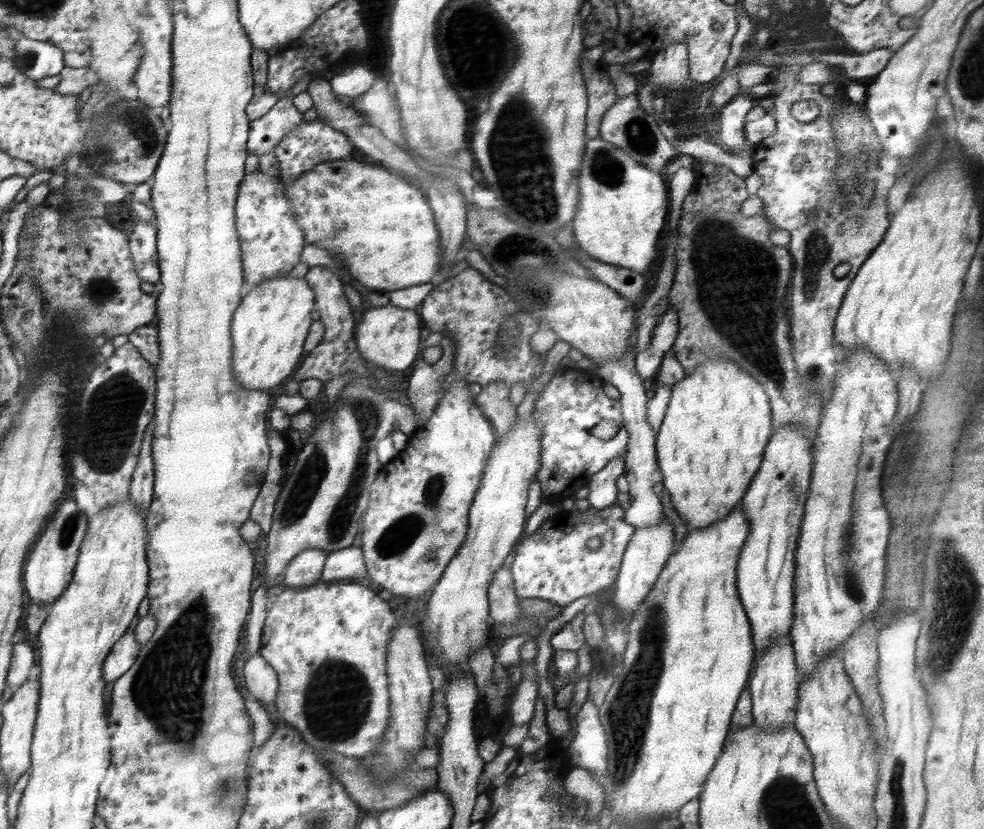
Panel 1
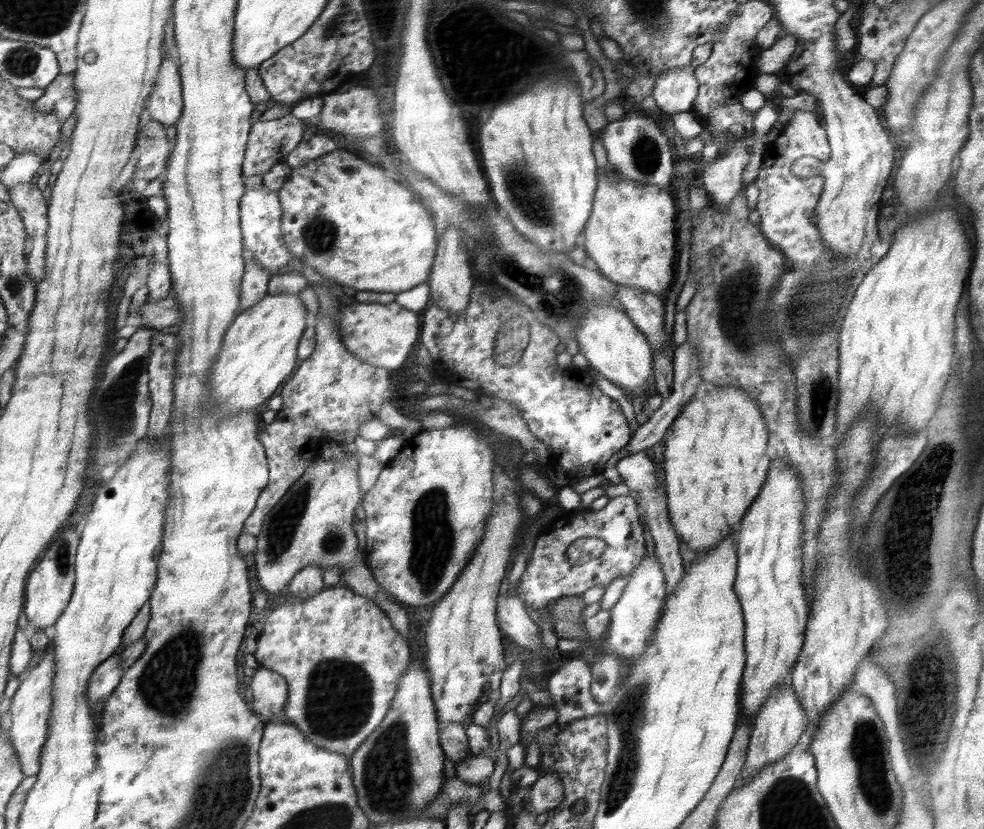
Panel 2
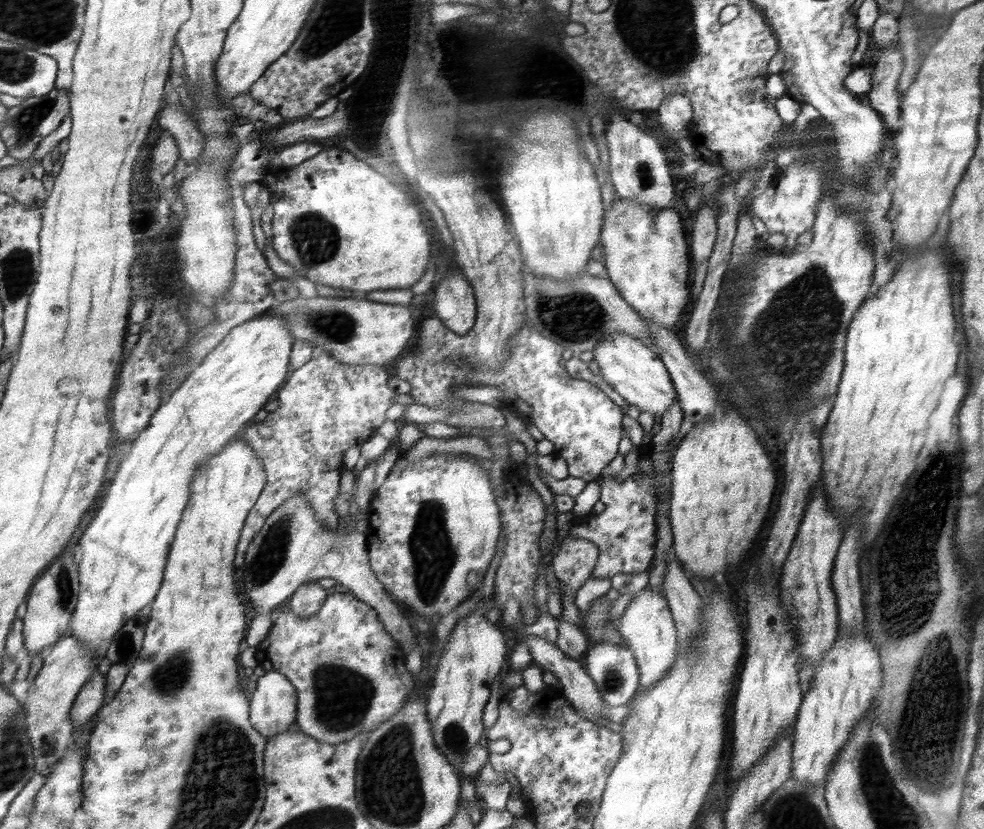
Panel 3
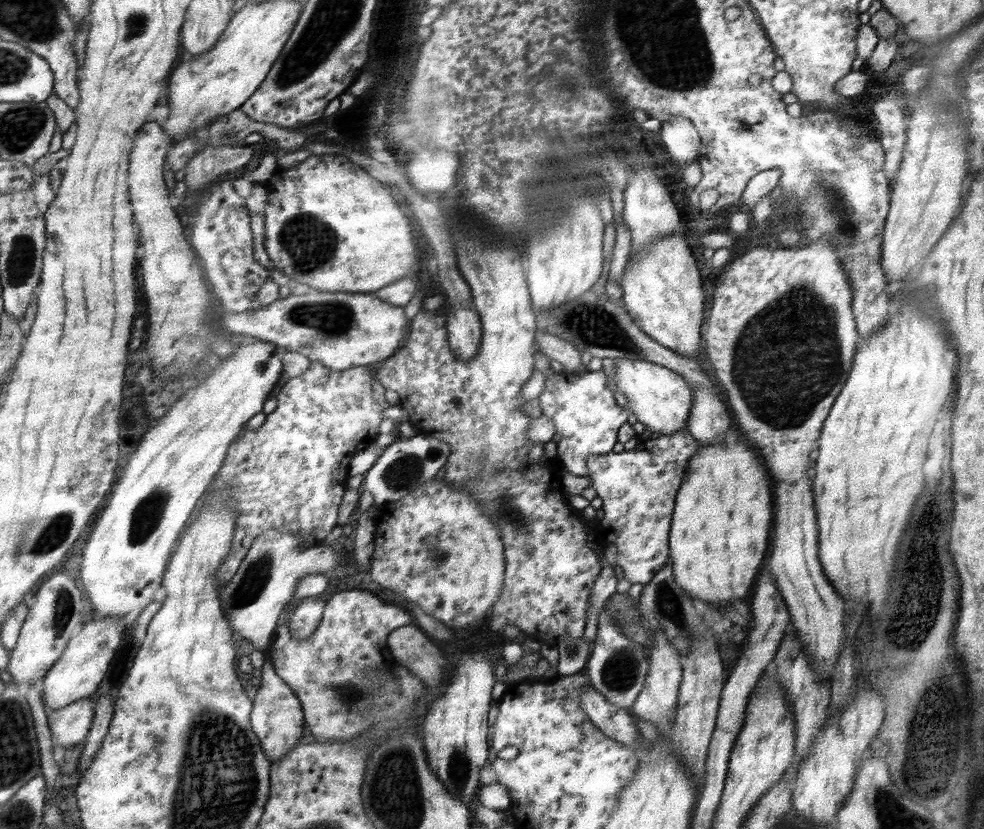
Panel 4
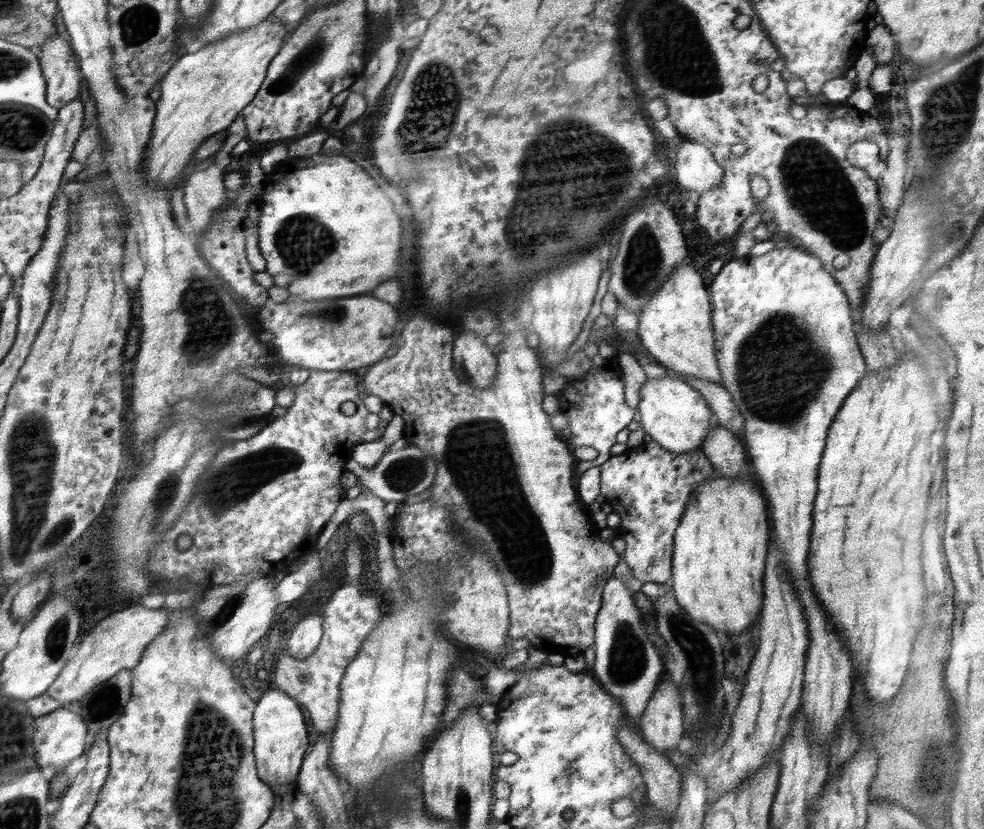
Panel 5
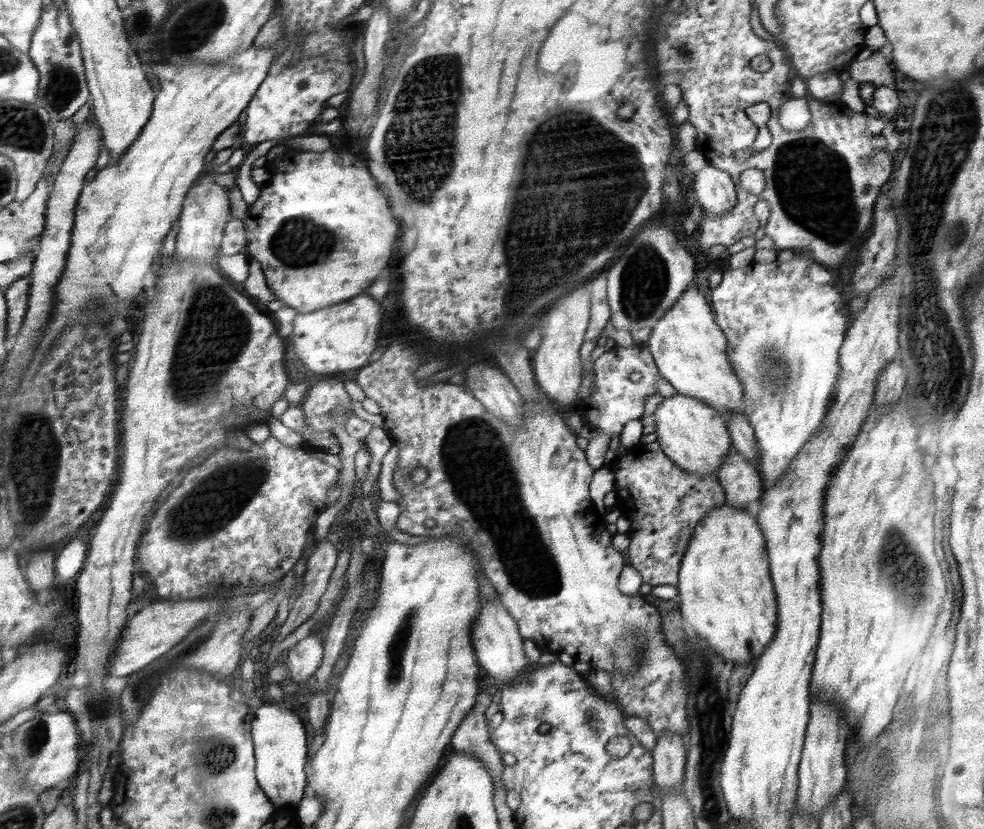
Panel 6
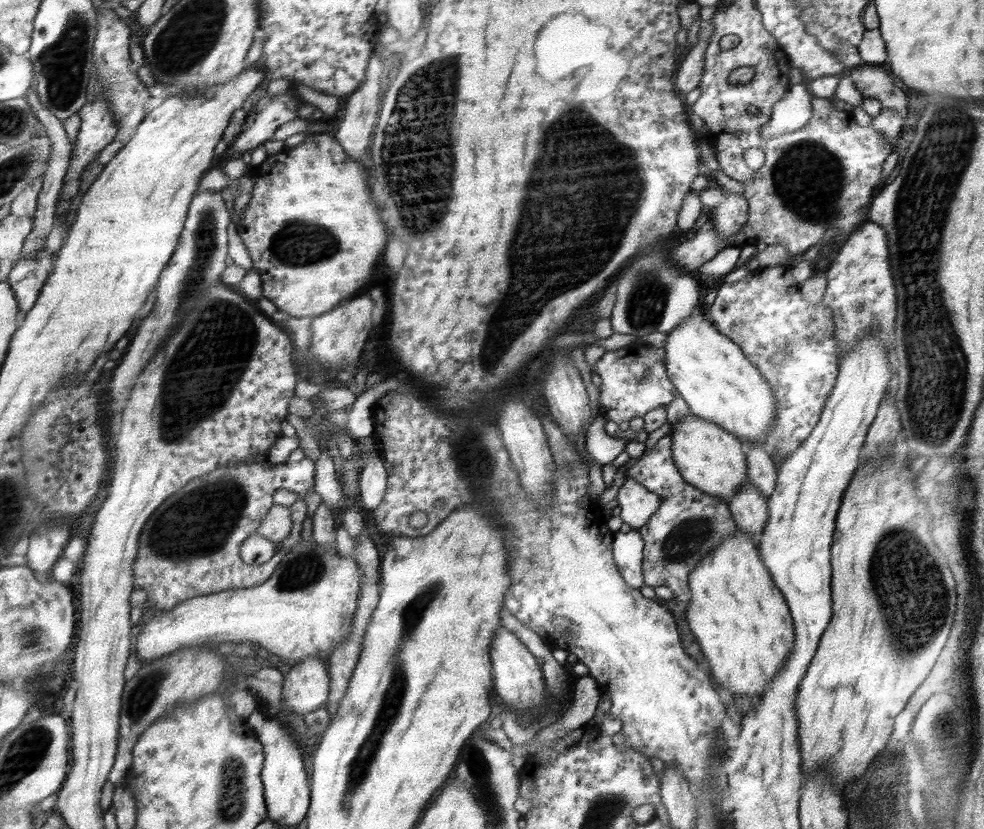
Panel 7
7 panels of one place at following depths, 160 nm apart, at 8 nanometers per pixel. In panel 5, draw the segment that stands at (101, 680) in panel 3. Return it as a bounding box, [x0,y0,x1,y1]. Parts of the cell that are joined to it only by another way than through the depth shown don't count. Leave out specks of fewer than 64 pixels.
[33,706,89,772]

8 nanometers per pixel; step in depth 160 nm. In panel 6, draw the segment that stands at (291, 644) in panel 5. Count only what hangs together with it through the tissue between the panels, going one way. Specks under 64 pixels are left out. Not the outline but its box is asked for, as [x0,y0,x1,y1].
[287,634,324,686]

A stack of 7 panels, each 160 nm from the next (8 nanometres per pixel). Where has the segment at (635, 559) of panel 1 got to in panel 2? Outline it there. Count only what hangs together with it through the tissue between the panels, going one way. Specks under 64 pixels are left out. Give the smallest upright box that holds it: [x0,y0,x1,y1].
[606,552,667,658]

